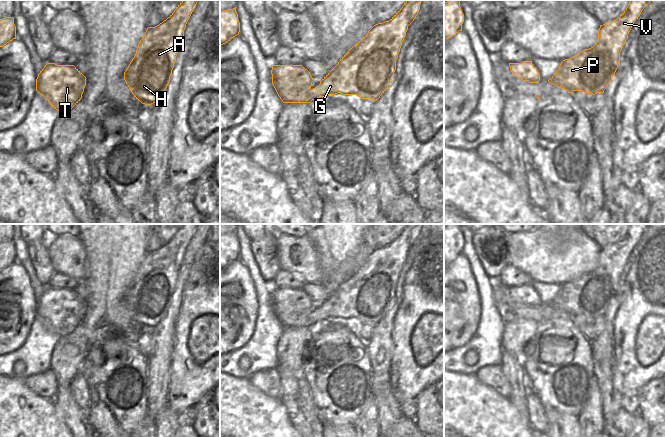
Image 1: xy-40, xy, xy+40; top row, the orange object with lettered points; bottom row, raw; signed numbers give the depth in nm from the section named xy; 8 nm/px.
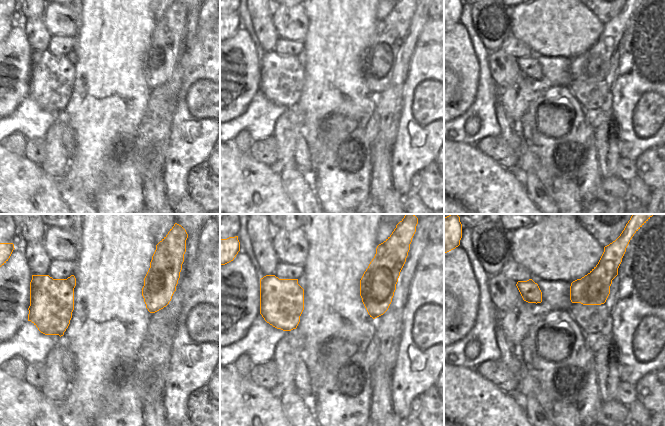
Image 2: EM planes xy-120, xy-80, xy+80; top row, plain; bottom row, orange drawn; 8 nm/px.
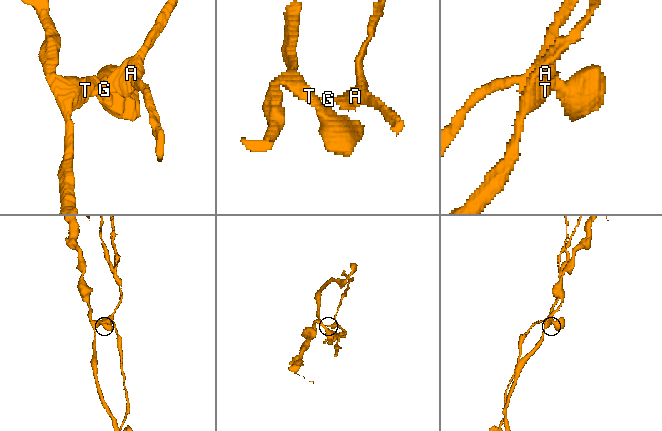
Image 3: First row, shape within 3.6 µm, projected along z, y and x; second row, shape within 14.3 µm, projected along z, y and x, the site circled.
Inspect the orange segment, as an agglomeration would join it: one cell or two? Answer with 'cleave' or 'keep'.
cleave

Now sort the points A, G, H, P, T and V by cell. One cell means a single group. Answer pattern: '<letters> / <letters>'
A G H P V / T

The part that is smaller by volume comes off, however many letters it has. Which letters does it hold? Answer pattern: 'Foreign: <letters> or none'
Foreign: A, G, H, P, V.

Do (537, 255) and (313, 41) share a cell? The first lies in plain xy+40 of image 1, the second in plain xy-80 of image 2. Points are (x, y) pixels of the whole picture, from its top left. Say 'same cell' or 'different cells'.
different cells

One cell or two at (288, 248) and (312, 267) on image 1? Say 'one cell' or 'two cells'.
one cell

